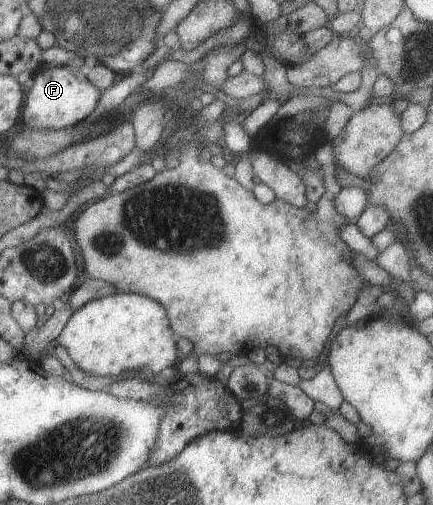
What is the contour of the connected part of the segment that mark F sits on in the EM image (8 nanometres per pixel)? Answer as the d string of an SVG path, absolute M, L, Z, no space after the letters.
M51 67L31 75L33 85L25 95L25 107L21 119L27 127L60 130L82 122L97 105L100 89L77 68Z

